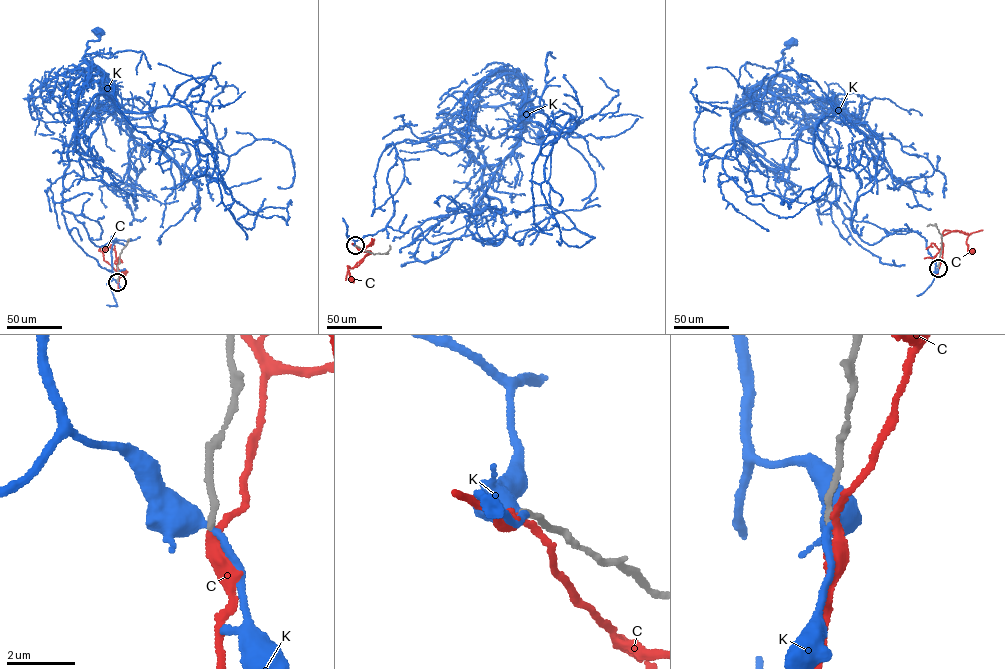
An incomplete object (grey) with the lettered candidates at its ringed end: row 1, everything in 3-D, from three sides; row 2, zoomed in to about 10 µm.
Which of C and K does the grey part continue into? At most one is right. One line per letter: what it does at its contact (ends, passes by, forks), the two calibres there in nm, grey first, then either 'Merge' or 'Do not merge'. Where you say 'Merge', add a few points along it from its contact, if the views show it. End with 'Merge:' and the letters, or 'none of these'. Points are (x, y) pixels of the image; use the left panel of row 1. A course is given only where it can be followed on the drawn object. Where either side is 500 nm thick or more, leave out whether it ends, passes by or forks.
C: It passes by. Thickness 170 nm (grey) against 280 nm. Merge. Its course: (117, 282), (115, 251), (108, 246), (104, 248), (103, 259), (118, 271), (123, 271)
K: It passes by. Thickness 190 nm (grey) against 380 nm. Do not merge
Merge: C

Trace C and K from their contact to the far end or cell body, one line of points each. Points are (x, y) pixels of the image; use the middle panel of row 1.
C: (355, 245), (362, 251), (370, 251), (353, 267), (347, 265), (351, 280)
K: (355, 245), (393, 215), (396, 143), (458, 132), (483, 166), (511, 152), (522, 115), (541, 136)

